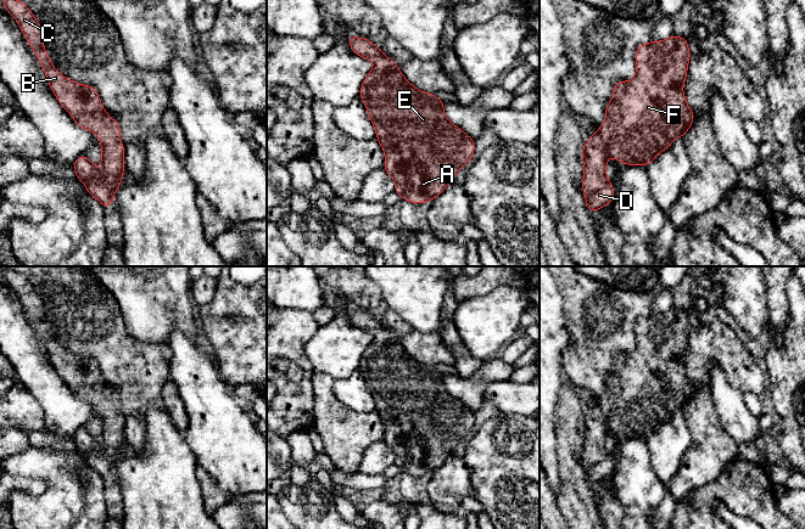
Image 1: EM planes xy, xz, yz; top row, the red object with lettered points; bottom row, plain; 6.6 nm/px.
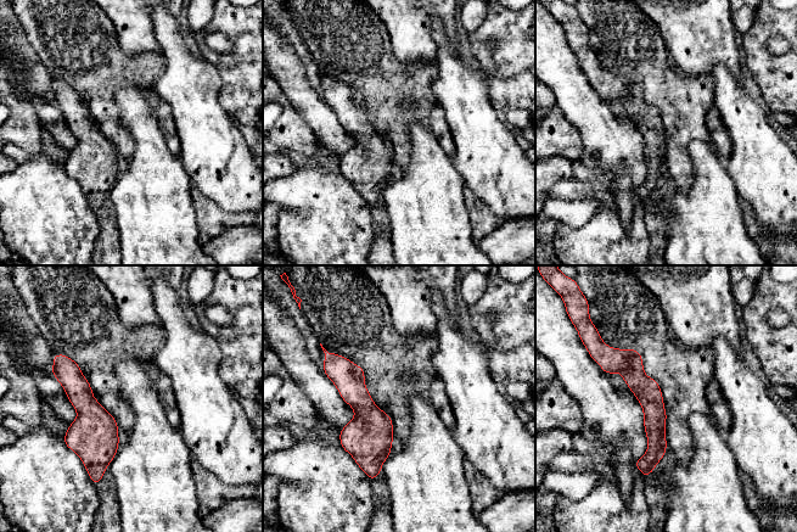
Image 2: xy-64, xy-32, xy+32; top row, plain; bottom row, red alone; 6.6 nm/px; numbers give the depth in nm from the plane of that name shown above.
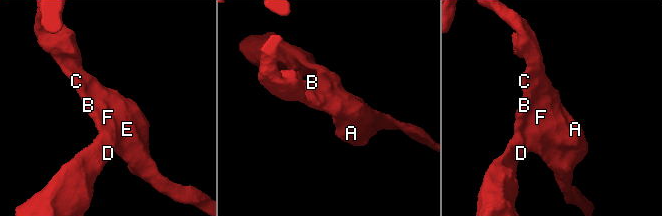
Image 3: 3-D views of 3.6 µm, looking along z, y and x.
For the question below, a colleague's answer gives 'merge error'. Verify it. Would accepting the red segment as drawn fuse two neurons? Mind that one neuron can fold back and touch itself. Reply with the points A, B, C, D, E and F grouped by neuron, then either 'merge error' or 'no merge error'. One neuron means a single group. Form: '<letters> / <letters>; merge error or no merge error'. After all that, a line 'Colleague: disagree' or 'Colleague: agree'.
A B C E F / D; merge error
Colleague: agree

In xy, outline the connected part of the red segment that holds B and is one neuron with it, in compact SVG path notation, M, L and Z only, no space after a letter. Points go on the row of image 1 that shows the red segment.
M0 0L9 13L15 18L21 32L24 34L29 46L35 51L35 56L44 68L45 75L49 80L49 86L52 91L62 89L71 89L79 91L83 101L83 108L86 112L96 114L102 123L102 135L110 137L116 142L122 142L119 122L113 120L105 111L97 90L90 85L76 83L58 73L51 62L49 54L44 49L44 33L43 27L35 19L32 11L26 4L19 0Z

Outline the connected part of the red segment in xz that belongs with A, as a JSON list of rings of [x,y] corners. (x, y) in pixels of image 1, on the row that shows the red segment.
[[[392,57],[374,61],[373,69],[363,80],[359,97],[384,150],[384,169],[395,180],[395,192],[401,198],[414,204],[434,201],[471,161],[474,139],[447,119],[443,101],[412,85]]]

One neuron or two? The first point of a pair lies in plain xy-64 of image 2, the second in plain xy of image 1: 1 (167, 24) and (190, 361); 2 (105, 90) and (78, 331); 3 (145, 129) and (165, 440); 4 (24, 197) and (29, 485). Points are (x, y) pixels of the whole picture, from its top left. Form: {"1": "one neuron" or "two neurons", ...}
{"1": "one neuron", "2": "one neuron", "3": "one neuron", "4": "two neurons"}

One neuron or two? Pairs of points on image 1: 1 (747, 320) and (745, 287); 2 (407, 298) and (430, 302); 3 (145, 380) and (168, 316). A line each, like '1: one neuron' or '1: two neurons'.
1: one neuron
2: one neuron
3: two neurons

